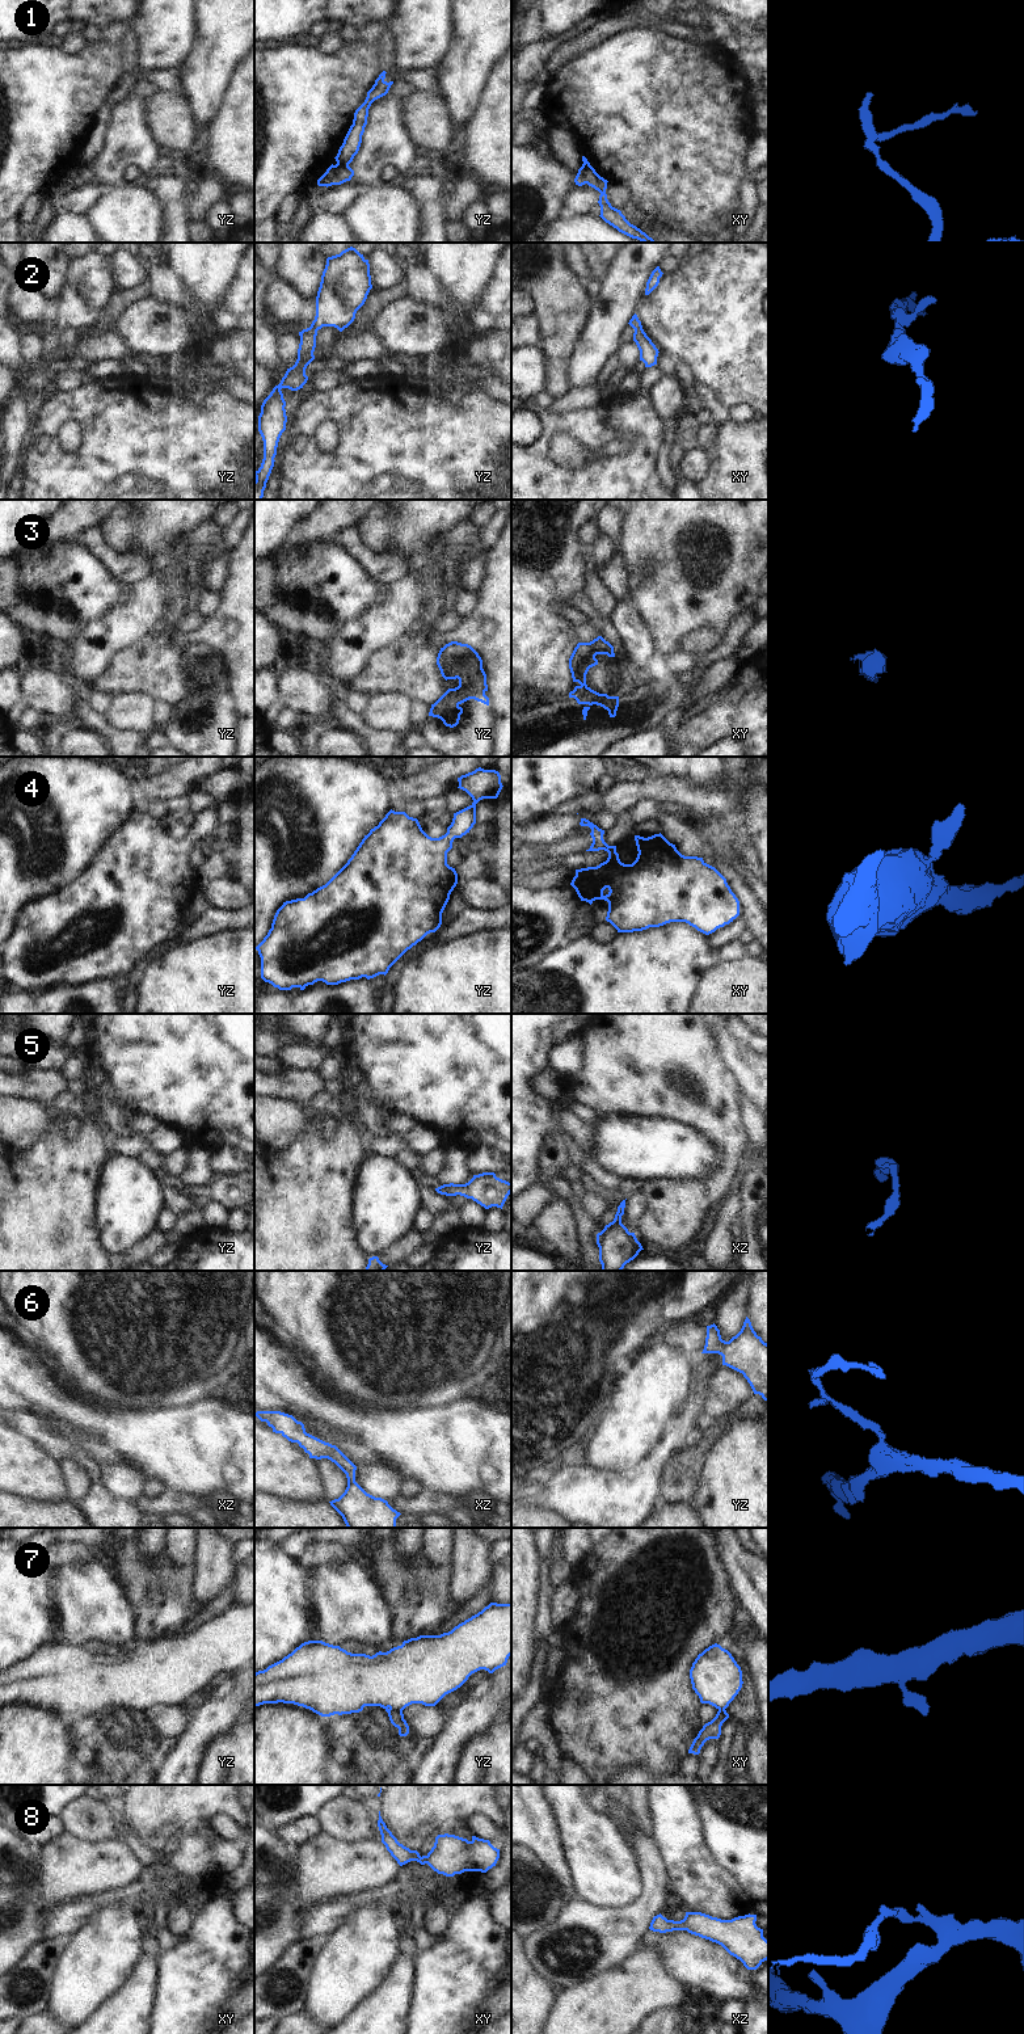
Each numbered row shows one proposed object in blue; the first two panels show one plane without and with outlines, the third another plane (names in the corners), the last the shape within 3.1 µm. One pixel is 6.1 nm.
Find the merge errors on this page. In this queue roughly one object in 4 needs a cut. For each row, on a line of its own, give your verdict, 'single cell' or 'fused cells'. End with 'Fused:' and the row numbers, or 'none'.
1: fused cells
2: single cell
3: fused cells
4: single cell
5: single cell
6: single cell
7: fused cells
8: single cell
Fused: 1, 3, 7

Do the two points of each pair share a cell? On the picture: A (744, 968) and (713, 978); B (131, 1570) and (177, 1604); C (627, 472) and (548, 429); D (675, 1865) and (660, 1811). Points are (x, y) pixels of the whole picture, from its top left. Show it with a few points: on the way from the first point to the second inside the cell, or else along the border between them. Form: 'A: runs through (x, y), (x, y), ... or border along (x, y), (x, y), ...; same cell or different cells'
A: runs through (734, 968), (717, 969); same cell
B: runs through (143, 1578), (165, 1600); same cell
C: runs through (598, 478), (561, 478), (543, 458); same cell
D: runs through (675, 1852), (675, 1827), (673, 1824); same cell

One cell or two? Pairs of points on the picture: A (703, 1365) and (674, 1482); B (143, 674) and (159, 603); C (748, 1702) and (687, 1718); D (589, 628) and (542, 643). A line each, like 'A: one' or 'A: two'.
A: two
B: two
C: two
D: two

